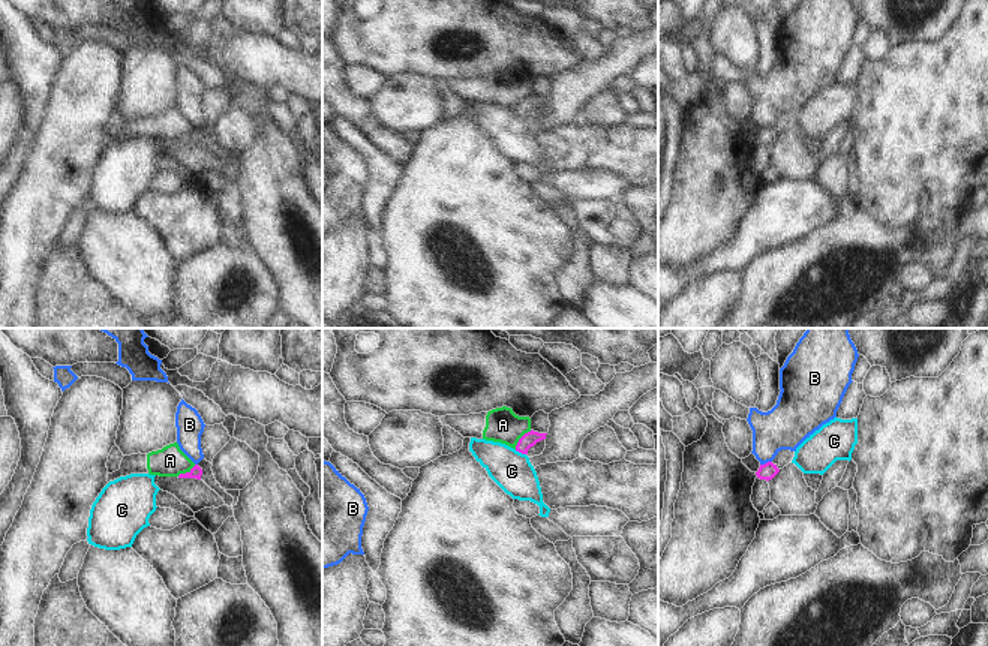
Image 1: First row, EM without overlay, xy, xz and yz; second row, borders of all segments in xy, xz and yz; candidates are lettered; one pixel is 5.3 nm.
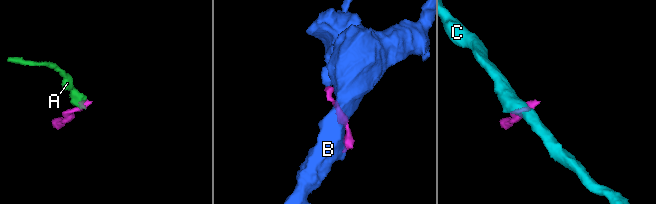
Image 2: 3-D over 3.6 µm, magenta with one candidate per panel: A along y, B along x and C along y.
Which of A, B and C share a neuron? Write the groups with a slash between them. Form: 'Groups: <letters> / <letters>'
Groups: A / B / C.

